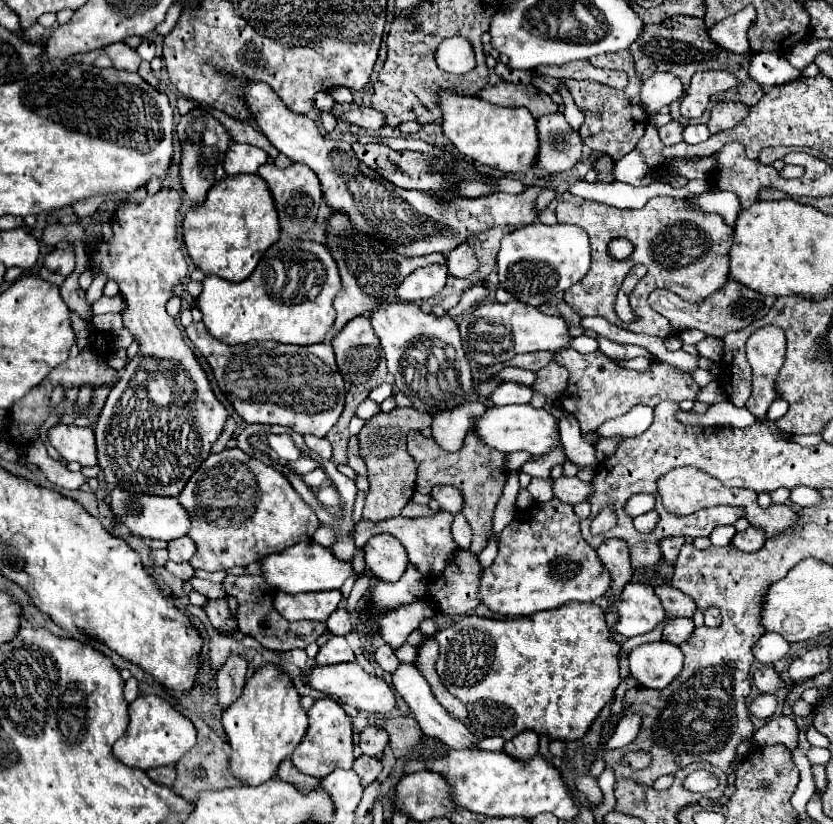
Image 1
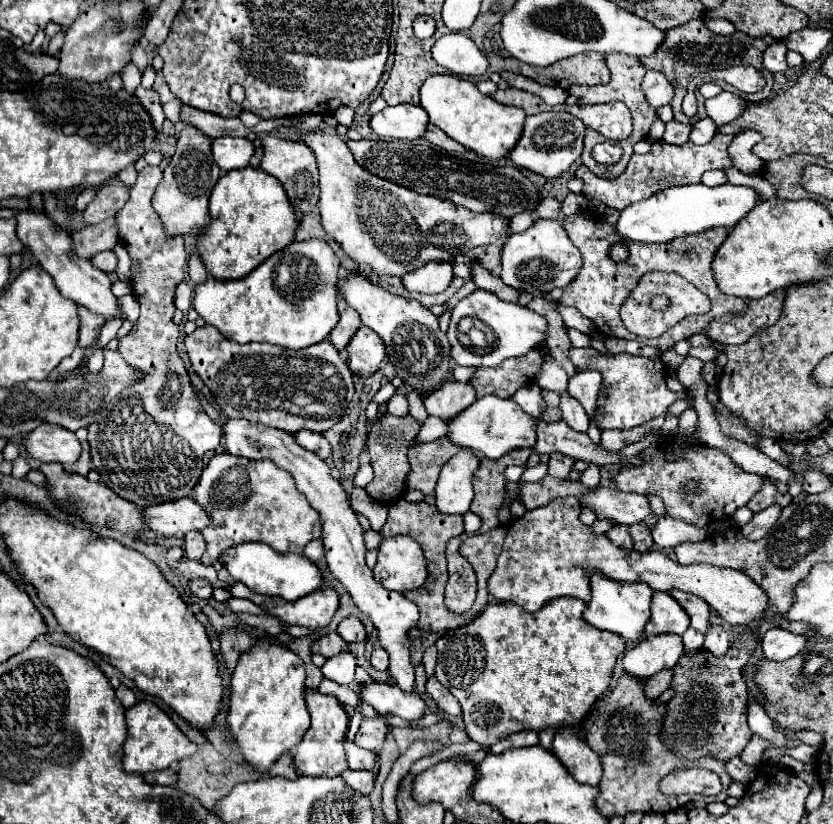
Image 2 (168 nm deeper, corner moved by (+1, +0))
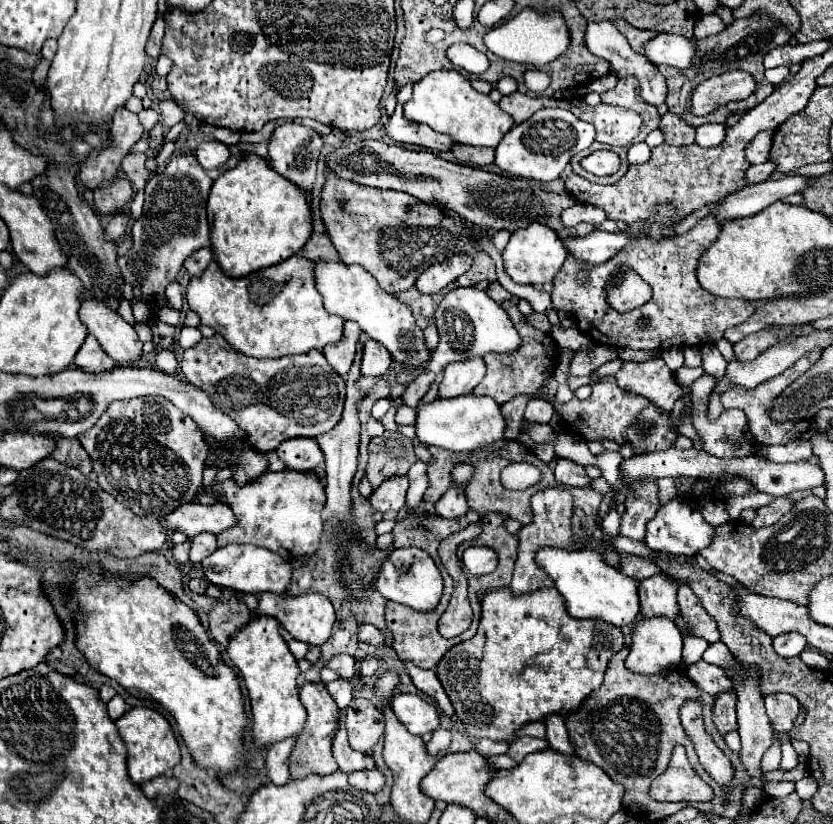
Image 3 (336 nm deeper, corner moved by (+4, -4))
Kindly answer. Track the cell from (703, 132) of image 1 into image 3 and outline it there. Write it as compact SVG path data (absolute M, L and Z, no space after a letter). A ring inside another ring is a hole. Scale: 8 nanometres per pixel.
M703 124L697 128L695 142L699 146L711 148L711 146L719 146L723 138L725 138L725 124Z

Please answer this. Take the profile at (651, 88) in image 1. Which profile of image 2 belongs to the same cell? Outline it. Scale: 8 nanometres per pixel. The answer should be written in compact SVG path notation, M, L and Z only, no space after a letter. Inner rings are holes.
M648 70L644 80L642 80L642 90L644 90L644 96L648 100L648 104L652 108L660 108L660 106L666 106L672 102L674 98L674 90L672 90L672 84L664 78L664 74L656 72L656 70Z

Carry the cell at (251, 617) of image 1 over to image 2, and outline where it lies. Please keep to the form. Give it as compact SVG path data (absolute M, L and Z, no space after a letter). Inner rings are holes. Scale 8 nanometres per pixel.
M328 632L328 634L312 640L312 652L322 654L326 658L332 658L332 656L340 654L342 650L350 650L350 646L336 632Z

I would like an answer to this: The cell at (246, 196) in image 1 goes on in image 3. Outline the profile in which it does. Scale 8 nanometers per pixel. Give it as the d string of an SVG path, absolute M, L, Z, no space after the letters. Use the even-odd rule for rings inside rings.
M253 152L243 154L243 158L235 168L223 172L213 182L207 200L207 218L211 224L211 248L215 260L219 262L221 270L233 278L247 276L255 270L287 260L307 244L313 232L313 214L311 214L311 204L307 202L307 194L301 194L301 190L297 190L293 182L285 182L281 174L269 170L269 164Z

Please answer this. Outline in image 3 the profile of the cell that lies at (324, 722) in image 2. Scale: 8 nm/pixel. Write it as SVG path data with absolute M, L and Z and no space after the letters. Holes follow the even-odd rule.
M305 682L299 690L299 698L301 698L305 710L307 710L307 720L305 720L305 726L303 726L301 734L297 736L297 744L291 752L291 778L301 780L307 774L321 774L321 776L331 774L331 772L337 770L337 762L331 754L331 740L333 740L333 736L339 728L339 724L337 724L337 716L339 716L337 704L329 696L323 682L319 682L319 684Z

